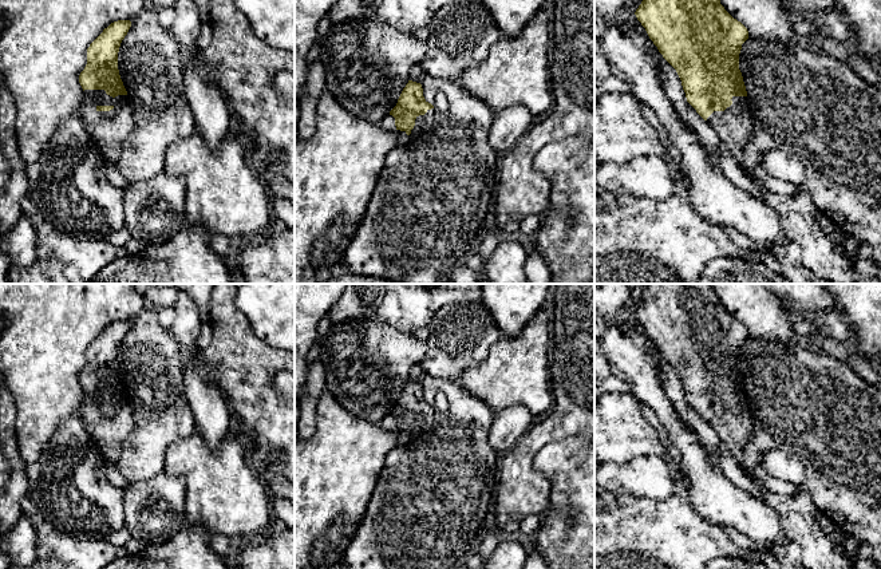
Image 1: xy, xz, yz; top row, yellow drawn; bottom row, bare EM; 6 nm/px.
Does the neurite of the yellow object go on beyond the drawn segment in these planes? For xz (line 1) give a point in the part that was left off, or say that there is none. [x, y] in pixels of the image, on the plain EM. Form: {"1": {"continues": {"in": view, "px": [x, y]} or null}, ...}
{"1": {"continues": {"in": "xz", "px": [423, 423]}}}

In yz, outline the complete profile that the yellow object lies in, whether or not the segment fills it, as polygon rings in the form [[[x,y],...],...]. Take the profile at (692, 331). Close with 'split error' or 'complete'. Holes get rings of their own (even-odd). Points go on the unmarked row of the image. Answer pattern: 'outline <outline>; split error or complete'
outline [[[648,284],[635,315],[676,370],[687,402],[714,428],[724,450],[740,459],[752,436],[748,396],[739,370],[747,328],[724,309],[710,284]]]; split error

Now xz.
outline [[[408,380],[396,406],[378,423],[404,446],[426,435],[434,427],[434,406],[423,396],[420,383]]]; split error

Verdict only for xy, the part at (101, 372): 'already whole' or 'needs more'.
needs more

